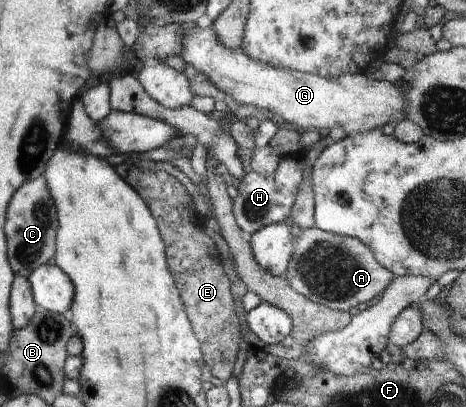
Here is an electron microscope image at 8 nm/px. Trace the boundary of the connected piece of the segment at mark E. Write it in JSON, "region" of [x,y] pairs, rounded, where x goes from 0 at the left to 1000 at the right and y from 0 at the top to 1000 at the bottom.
{"region":[[[279,398],[245,408],[245,418],[309,489],[335,538],[354,595],[354,627],[369,683],[431,845],[436,887],[451,899],[457,924],[485,939],[500,921],[498,907],[515,860],[511,845],[521,823],[502,759],[496,688],[476,661],[459,592],[438,568],[436,541],[416,521],[410,479],[382,440],[356,420],[307,423]]]}

